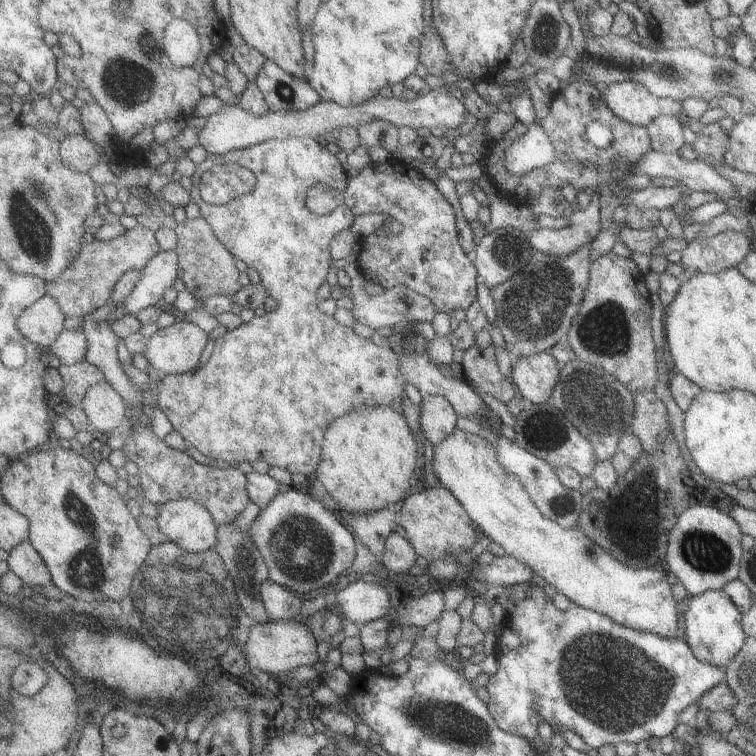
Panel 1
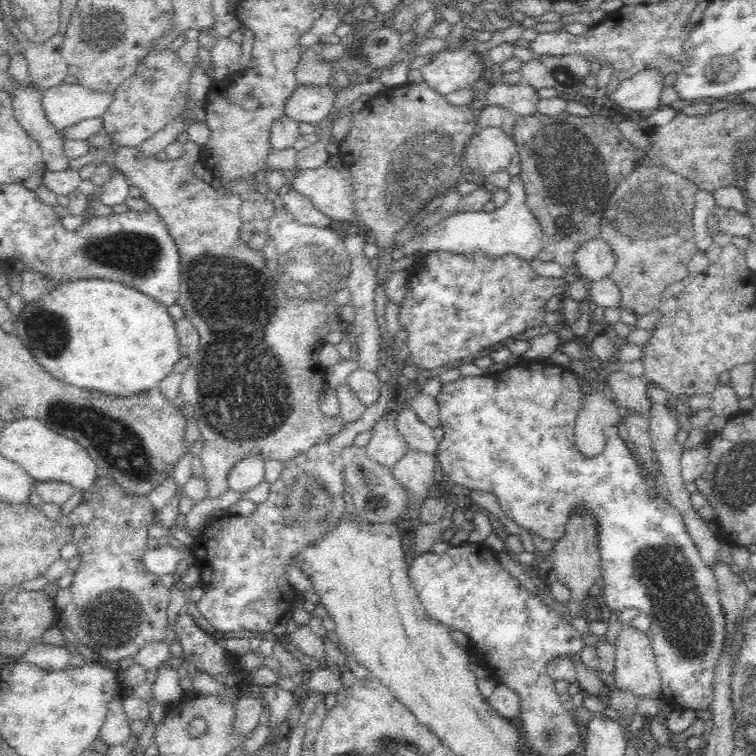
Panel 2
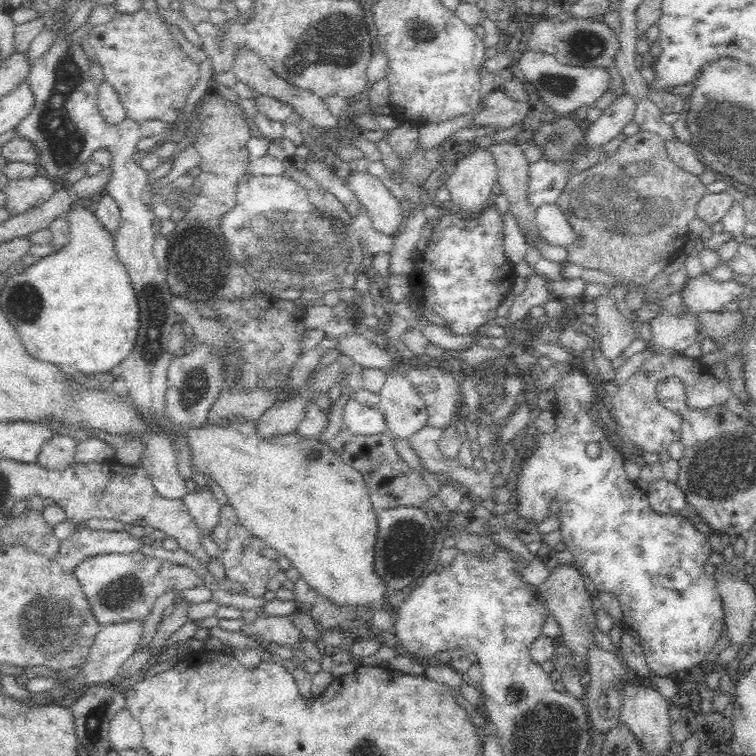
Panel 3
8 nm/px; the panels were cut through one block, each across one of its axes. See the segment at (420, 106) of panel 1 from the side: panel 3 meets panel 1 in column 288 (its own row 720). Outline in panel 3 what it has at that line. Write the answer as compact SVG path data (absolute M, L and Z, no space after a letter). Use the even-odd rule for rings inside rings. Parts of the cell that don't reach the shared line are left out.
M128 710L118 712L118 716L110 722L110 746L116 748L118 752L140 748L142 738L144 738L142 726Z

